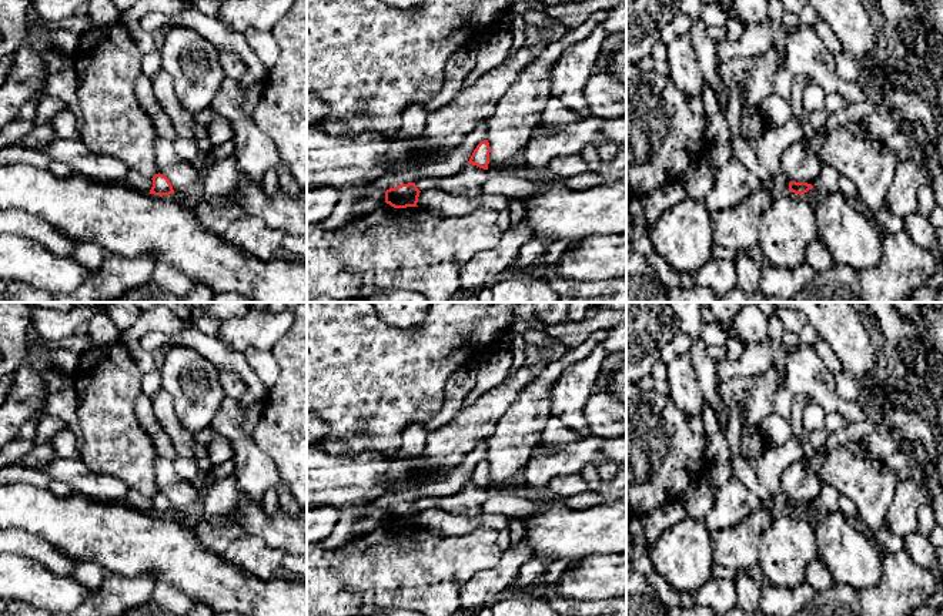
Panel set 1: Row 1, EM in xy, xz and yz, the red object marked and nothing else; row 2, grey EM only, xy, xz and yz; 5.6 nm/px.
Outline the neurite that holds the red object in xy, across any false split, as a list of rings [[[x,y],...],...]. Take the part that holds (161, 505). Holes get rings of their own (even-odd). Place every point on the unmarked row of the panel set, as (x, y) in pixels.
[[[158,492],[151,499],[153,499],[153,506],[150,509],[150,513],[160,516],[174,513],[173,505],[165,495]]]

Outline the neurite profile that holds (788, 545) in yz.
[[[792,510],[775,513],[759,542],[759,559],[766,582],[783,589],[805,583],[807,565],[819,558],[815,526]]]

